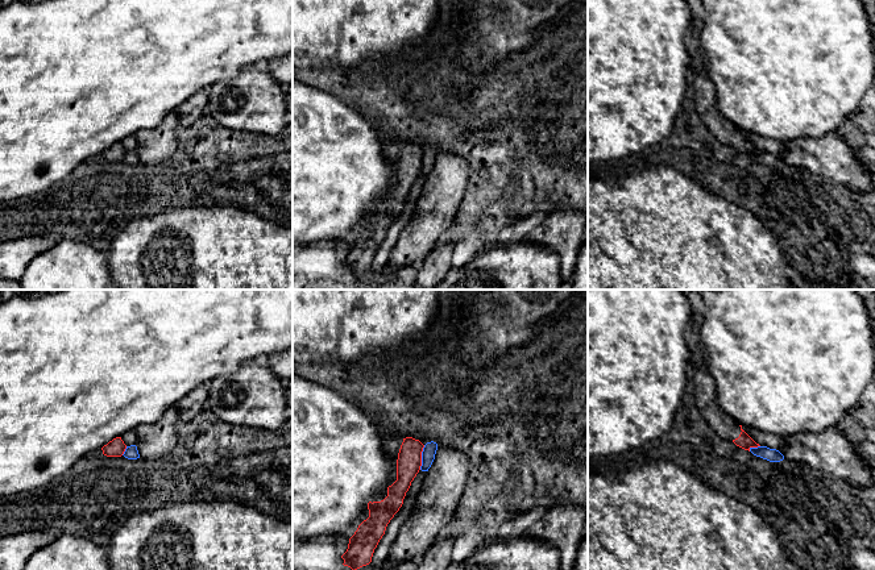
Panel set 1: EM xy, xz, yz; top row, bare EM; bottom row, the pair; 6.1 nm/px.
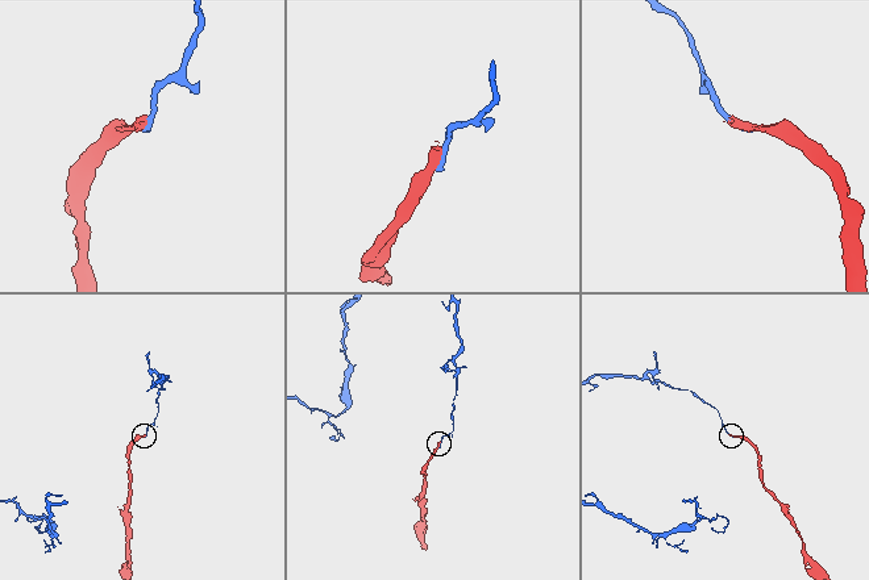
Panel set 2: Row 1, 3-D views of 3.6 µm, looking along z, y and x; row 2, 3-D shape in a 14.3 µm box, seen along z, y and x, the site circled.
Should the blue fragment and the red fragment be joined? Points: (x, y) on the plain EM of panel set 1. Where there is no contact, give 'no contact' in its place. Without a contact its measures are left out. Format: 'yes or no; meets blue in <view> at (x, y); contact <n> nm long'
no; meets blue in xz at (422, 162); contact 160 nm long

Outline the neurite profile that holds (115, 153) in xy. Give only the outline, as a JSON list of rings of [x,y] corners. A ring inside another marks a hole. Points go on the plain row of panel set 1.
[[[116,142],[101,153],[103,159],[107,162],[121,162],[127,154],[127,150],[121,142]]]

